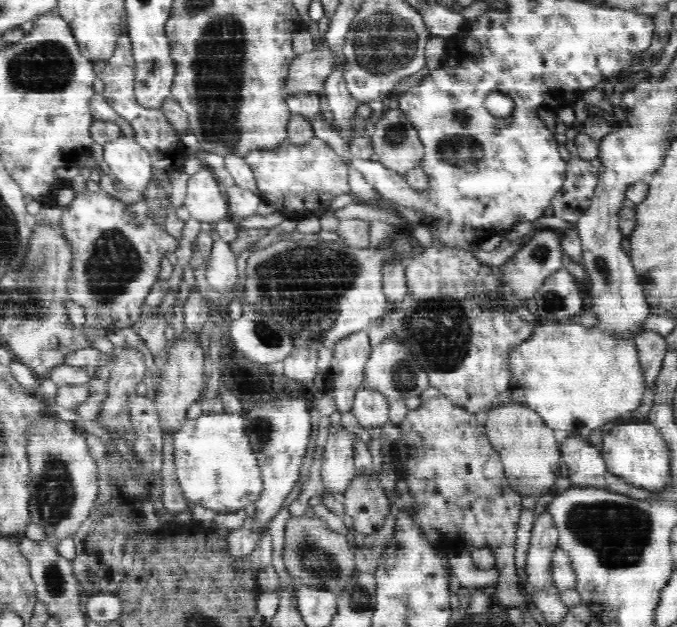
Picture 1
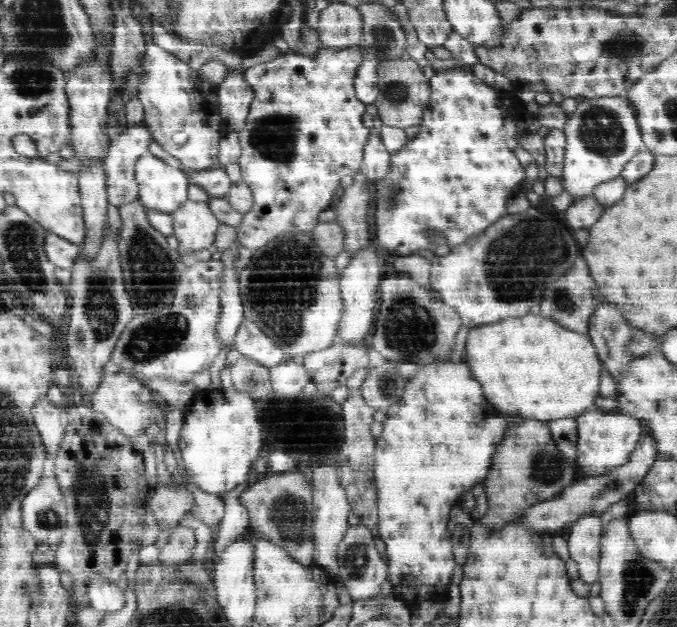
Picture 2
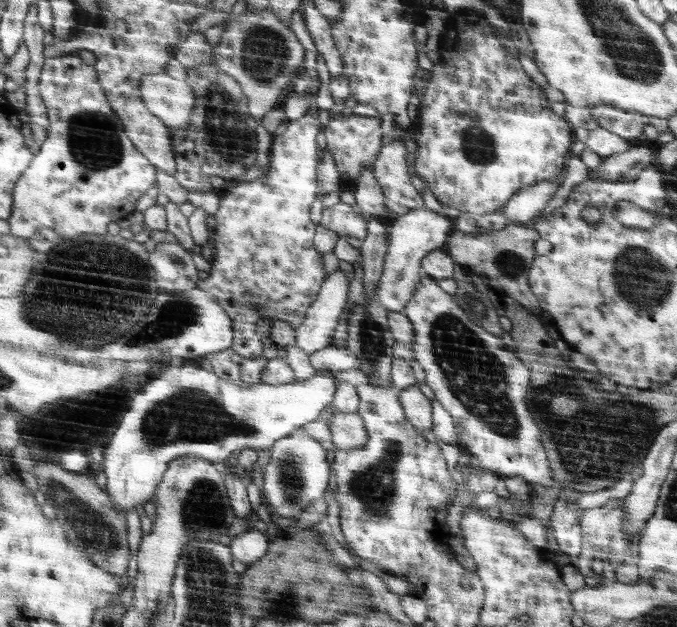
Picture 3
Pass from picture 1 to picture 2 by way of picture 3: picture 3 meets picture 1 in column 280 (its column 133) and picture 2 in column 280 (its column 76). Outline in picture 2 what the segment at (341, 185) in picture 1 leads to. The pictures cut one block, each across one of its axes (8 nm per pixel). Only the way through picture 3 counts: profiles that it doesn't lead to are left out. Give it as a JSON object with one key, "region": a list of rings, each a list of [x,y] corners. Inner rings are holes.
{"region":[[[363,41],[342,48],[330,48],[321,42],[313,56],[286,52],[266,62],[256,62],[246,70],[246,80],[252,85],[255,97],[245,125],[238,130],[241,142],[238,163],[241,180],[252,189],[254,202],[237,226],[236,237],[241,246],[253,252],[275,238],[309,233],[320,222],[320,212],[332,204],[342,177],[361,172],[364,142],[370,128],[363,123],[367,103],[355,96],[354,80],[369,50]]]}

